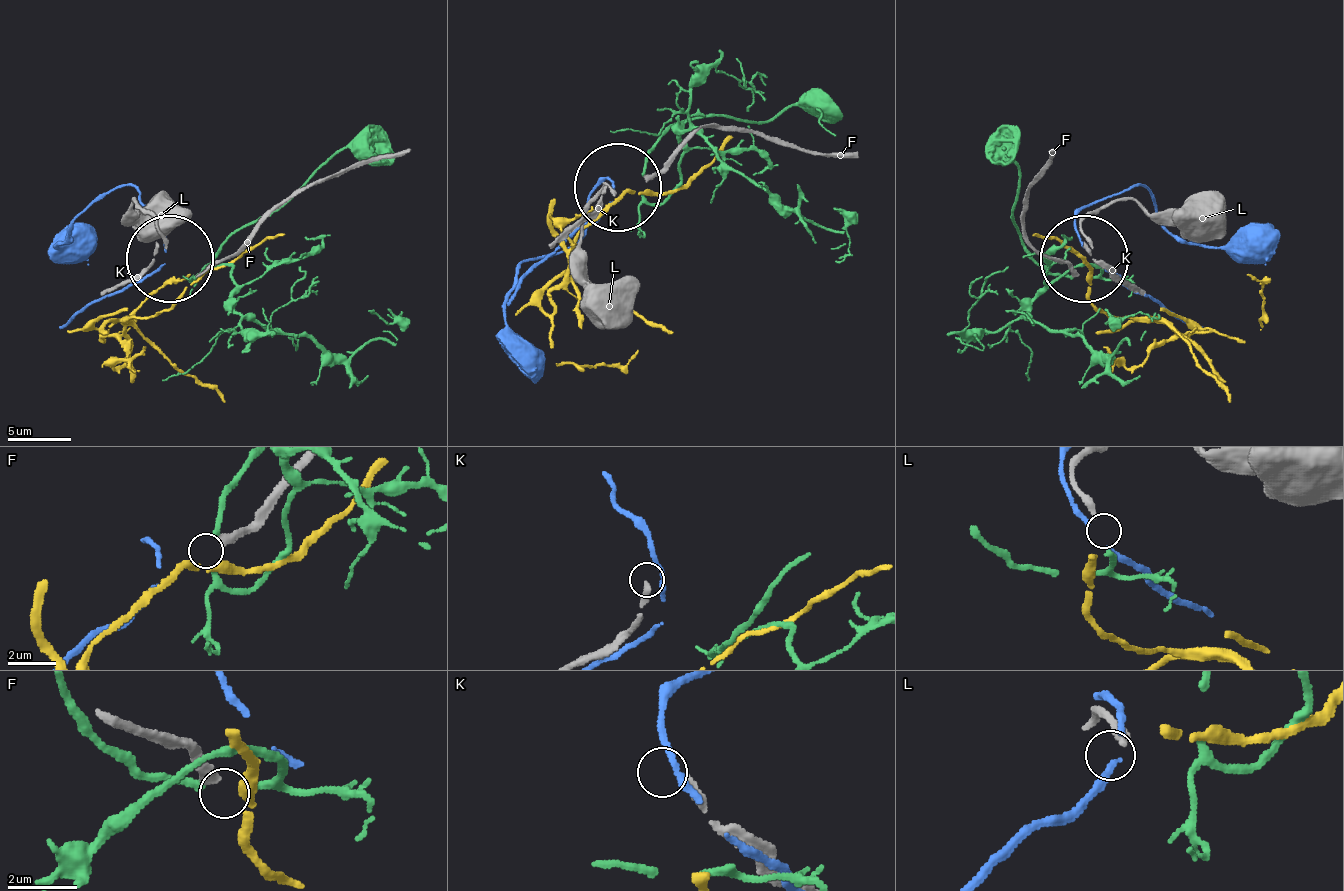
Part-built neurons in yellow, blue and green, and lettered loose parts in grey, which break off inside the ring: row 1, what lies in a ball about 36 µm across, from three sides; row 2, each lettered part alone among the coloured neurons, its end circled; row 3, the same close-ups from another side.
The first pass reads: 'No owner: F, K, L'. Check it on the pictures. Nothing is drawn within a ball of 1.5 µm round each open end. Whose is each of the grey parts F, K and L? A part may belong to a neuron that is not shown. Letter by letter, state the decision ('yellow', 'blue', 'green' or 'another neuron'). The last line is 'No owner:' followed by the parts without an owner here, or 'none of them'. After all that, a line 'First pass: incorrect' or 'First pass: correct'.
F: another neuron
K: another neuron
L: another neuron
No owner: F, K, L
First pass: correct

